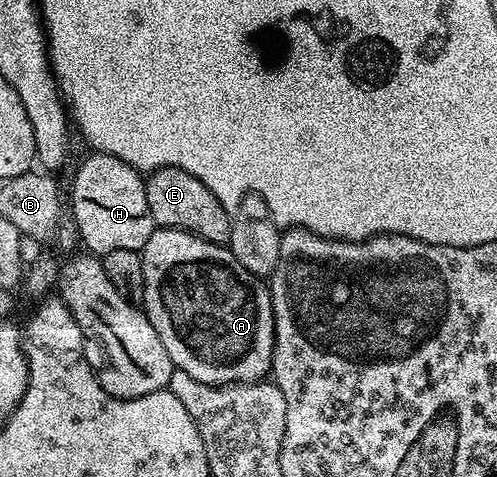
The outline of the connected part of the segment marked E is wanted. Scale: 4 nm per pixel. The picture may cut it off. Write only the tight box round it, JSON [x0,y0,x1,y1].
[144,168,234,243]

